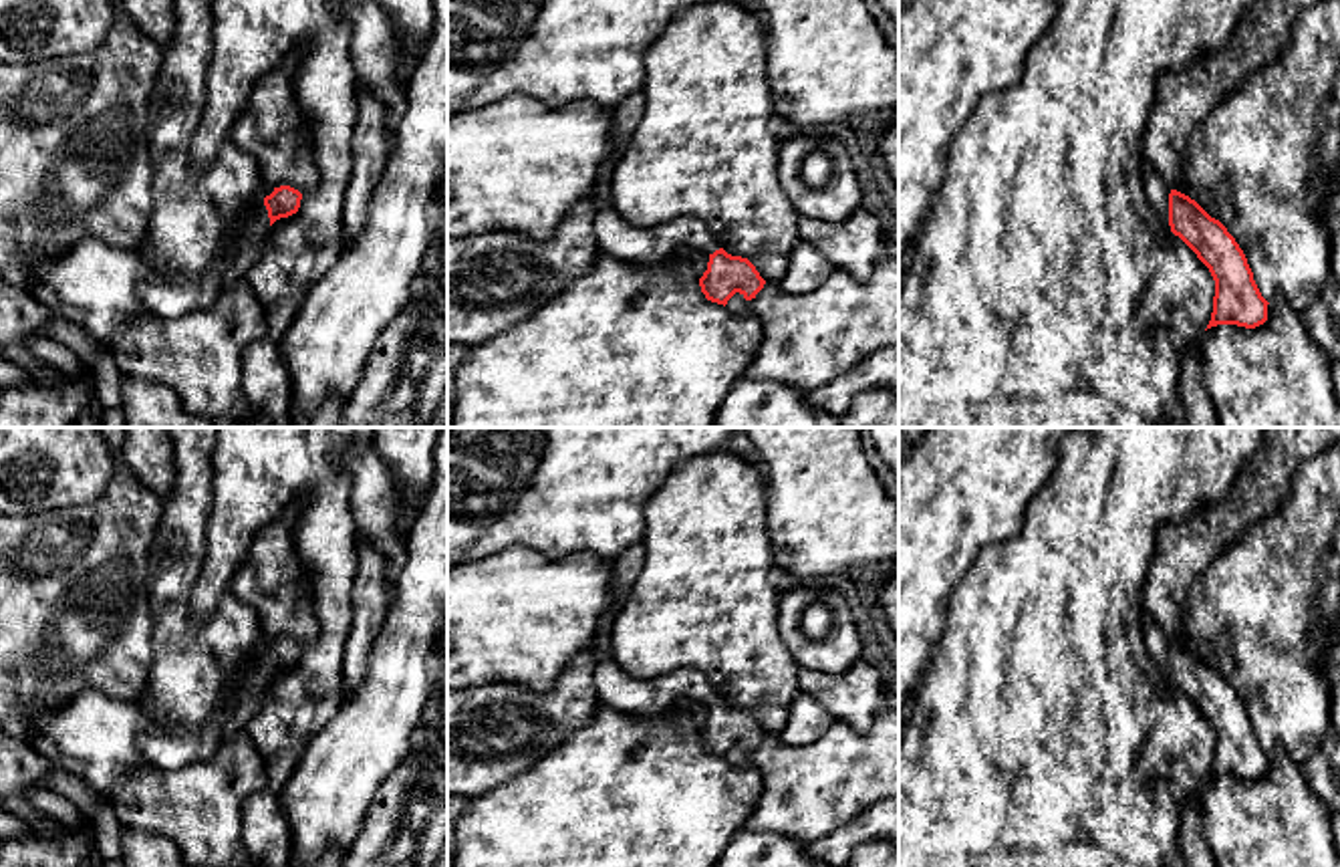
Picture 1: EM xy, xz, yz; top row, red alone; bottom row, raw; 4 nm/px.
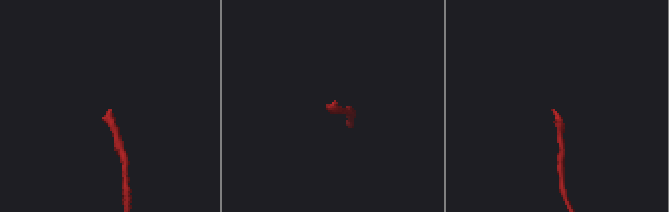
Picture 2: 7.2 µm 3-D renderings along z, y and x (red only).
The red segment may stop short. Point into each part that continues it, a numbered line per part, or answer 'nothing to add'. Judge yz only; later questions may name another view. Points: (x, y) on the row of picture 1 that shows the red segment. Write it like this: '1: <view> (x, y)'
1: yz (1157, 192)

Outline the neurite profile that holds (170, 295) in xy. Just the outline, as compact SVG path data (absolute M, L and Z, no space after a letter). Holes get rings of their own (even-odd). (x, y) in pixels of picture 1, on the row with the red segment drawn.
M143 246L145 262L157 272L153 280L137 286L141 304L155 317L177 319L214 304L220 294L220 282L206 272L199 278L187 278L169 264L159 262Z

